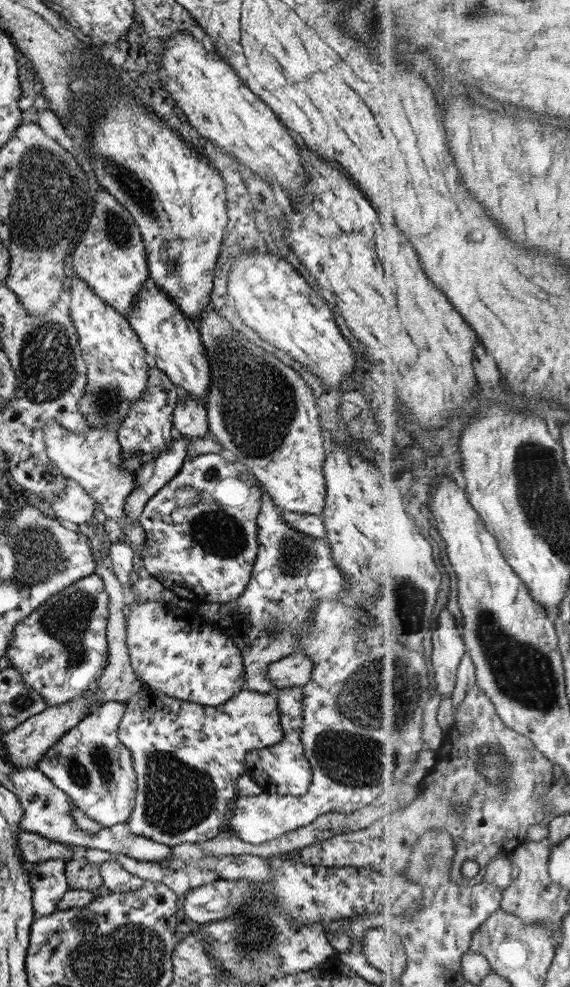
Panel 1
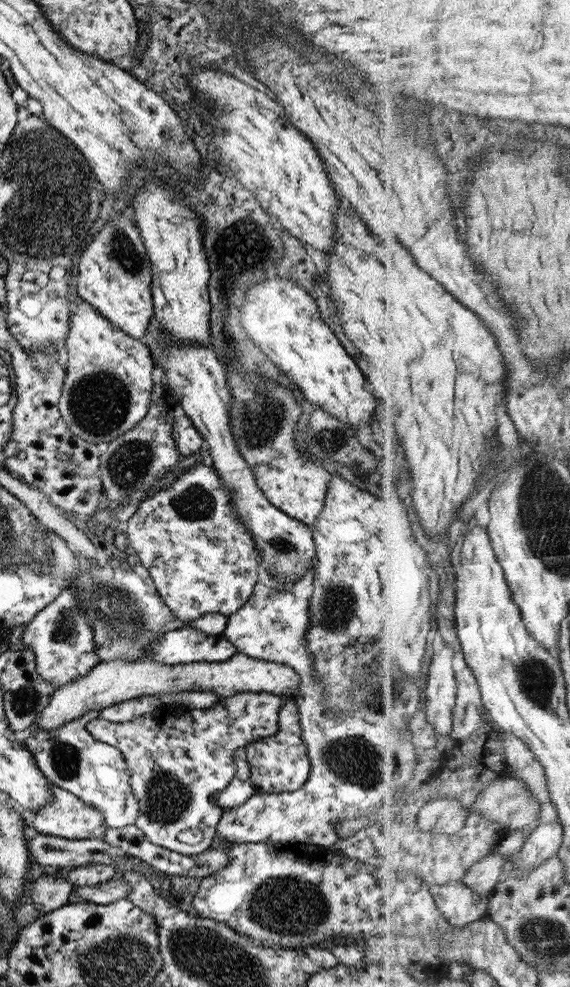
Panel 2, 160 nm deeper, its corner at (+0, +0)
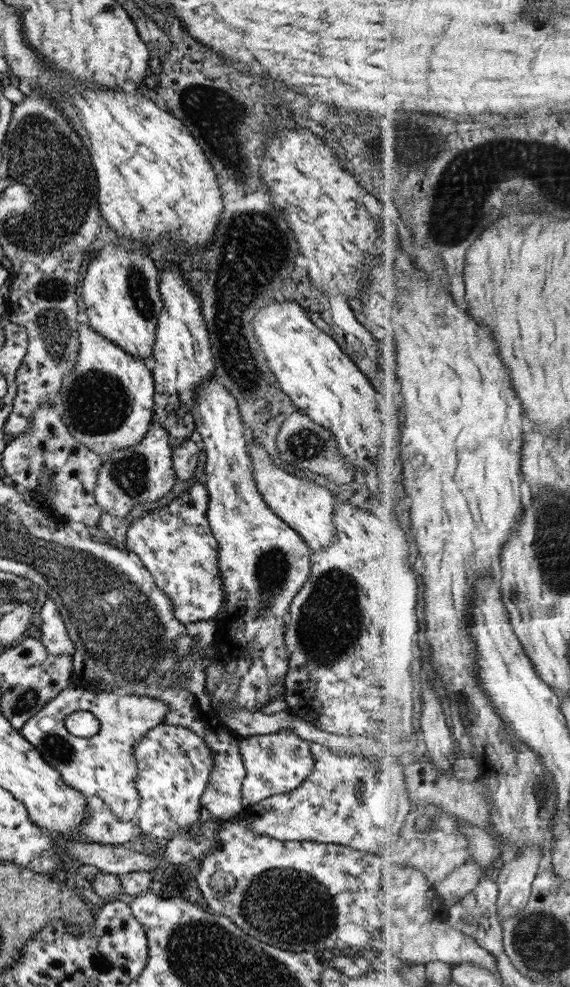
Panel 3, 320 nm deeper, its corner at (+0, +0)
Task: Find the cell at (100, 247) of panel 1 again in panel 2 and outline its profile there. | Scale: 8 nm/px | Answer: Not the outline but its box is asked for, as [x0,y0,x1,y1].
[77,213,152,340]

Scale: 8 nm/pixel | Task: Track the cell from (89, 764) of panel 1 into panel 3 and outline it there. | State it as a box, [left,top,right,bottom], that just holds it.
[18,683,167,822]

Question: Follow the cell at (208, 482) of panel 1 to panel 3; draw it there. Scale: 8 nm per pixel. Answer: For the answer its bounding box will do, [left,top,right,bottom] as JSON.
[124,481,224,623]

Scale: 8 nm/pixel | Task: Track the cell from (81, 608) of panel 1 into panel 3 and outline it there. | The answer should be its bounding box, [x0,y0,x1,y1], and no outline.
[39,598,73,658]

